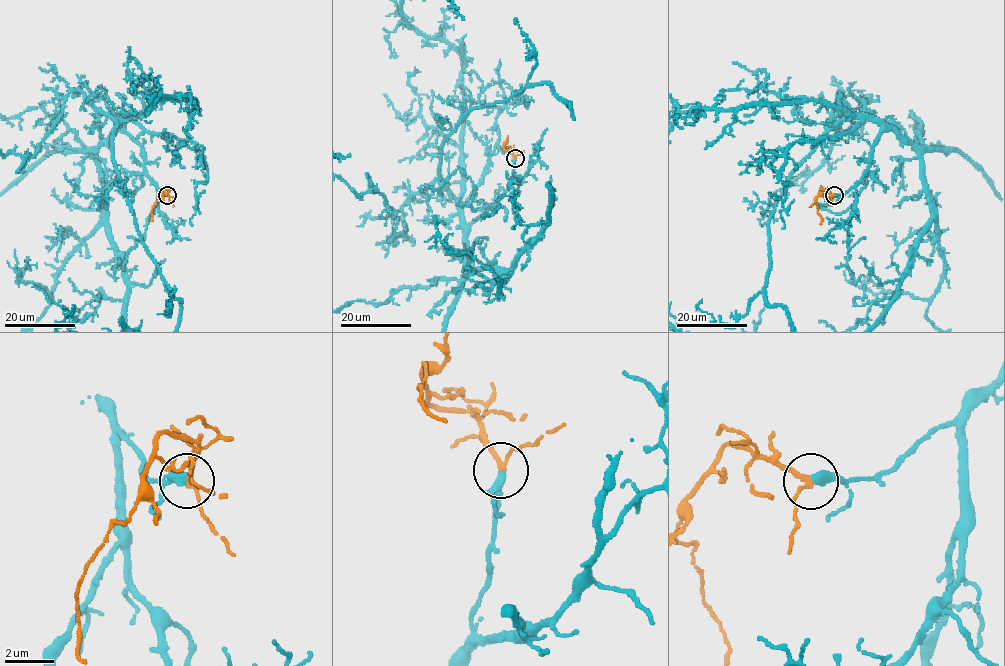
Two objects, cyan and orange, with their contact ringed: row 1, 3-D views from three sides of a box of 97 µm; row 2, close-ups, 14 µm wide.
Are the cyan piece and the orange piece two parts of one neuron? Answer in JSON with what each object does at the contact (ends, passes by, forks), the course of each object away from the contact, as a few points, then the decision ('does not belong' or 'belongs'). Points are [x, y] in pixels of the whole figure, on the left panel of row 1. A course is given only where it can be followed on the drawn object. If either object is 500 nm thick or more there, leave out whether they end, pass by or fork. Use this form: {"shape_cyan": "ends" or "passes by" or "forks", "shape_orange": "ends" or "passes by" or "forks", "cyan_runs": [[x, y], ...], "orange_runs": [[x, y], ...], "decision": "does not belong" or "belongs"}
{"shape_cyan": "ends", "shape_orange": "passes by", "cyan_runs": [[167, 195], [148, 175], [124, 115], [111, 145], [117, 176], [141, 242], [181, 302]], "orange_runs": [[167, 195], [168, 189], [164, 188], [152, 208], [152, 221]], "decision": "belongs"}

